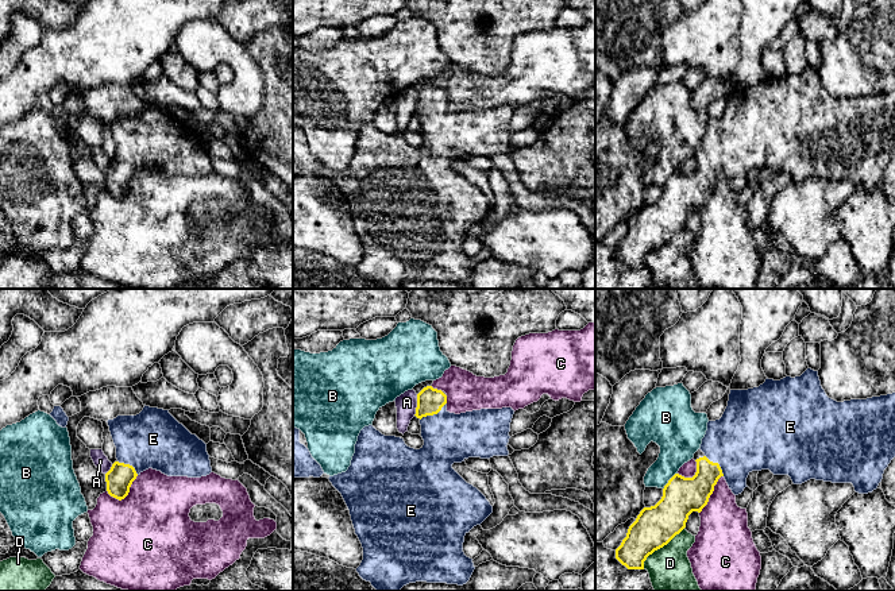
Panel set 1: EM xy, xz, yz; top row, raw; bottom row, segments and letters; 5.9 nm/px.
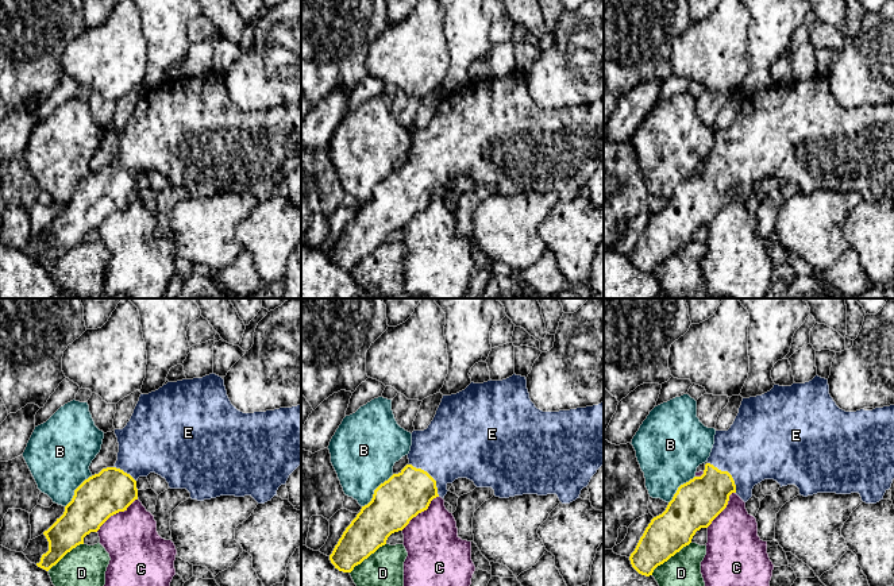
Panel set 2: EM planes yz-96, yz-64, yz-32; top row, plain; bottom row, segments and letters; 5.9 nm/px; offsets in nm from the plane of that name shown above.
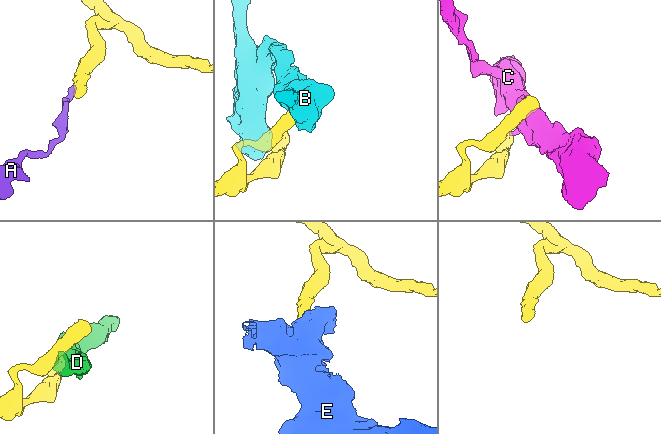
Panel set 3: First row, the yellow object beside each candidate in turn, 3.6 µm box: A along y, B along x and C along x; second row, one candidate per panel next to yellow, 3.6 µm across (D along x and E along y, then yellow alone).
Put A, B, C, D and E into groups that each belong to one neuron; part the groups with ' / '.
A / B / C / D / E

